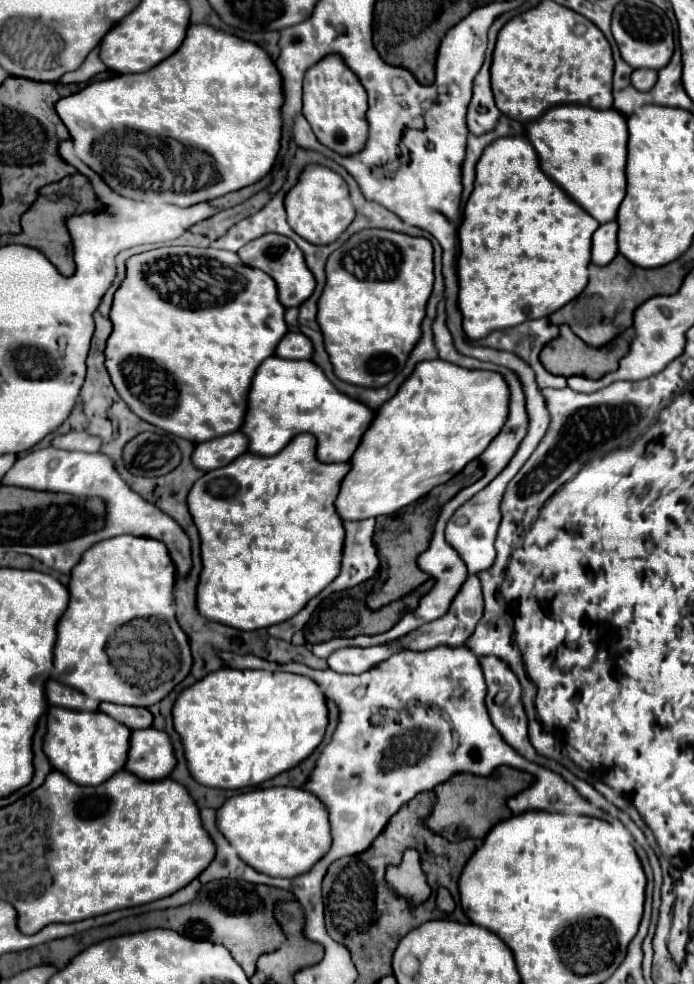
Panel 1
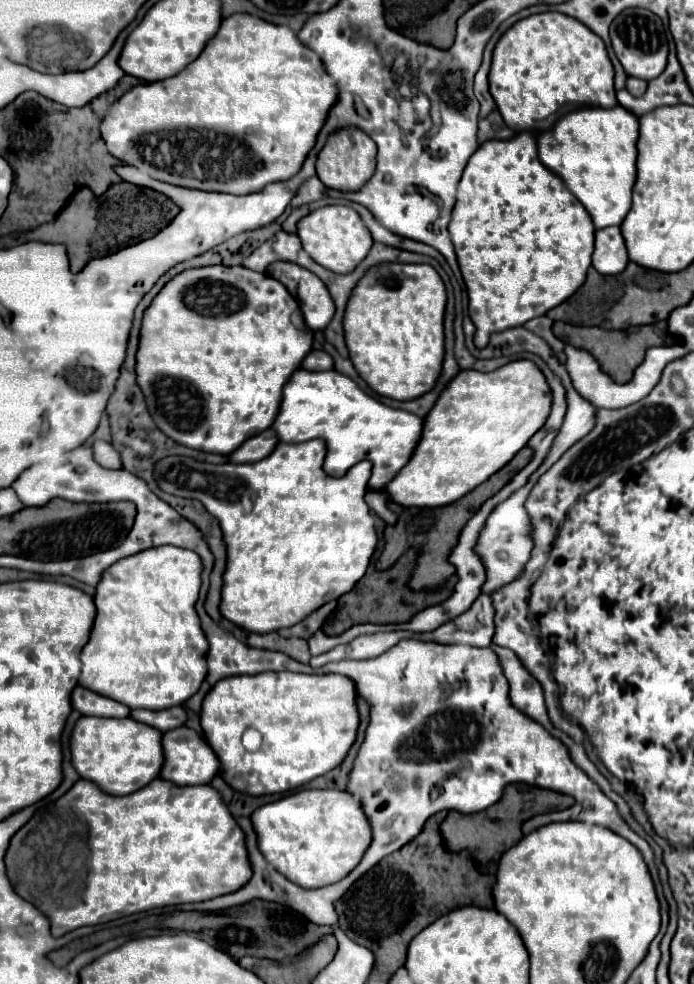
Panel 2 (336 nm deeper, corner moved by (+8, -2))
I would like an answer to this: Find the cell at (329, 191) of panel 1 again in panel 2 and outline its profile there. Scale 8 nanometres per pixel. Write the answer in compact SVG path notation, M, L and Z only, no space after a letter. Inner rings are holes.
M324 206L306 214L298 222L296 234L302 240L302 248L312 256L312 260L338 274L352 272L356 264L366 256L372 244L372 236L364 226L362 218L358 216L356 210L348 206Z

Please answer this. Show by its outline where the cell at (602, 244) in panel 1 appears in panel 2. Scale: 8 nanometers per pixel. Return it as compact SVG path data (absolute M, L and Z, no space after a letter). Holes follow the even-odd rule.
M608 226L596 230L596 246L592 254L592 266L600 274L618 274L626 268L628 254L620 226Z

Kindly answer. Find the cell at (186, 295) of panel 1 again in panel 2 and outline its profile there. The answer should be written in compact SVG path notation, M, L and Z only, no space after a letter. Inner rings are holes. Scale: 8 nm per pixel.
M200 266L200 268L188 268L180 274L176 274L170 282L164 284L164 288L154 296L152 304L144 310L142 316L142 328L140 328L140 342L136 352L136 382L146 398L148 412L154 420L154 424L172 440L176 440L182 446L212 452L212 454L230 454L234 448L238 448L244 440L250 436L256 436L256 432L262 432L270 428L274 422L280 400L282 400L282 386L290 378L294 370L300 368L302 358L312 348L312 330L306 326L302 312L298 308L298 302L288 294L284 284L274 280L268 274L254 272L244 266Z

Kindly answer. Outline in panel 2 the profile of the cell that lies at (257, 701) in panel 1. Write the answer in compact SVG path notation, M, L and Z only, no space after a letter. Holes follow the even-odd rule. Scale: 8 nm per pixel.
M262 672L262 674L254 674L254 676L232 676L232 678L224 678L220 682L216 682L216 686L212 686L212 690L204 696L202 700L202 710L200 710L200 726L204 732L204 738L208 742L208 746L214 750L218 764L220 764L220 776L222 780L244 794L250 796L262 796L262 794L276 794L276 792L286 792L286 790L294 790L322 774L326 774L328 770L336 768L342 758L346 756L346 752L350 750L354 738L356 738L356 728L358 728L358 712L356 712L356 692L354 692L354 682L346 676L338 676L338 674L324 674L324 676L316 676L316 674L296 674L296 672Z

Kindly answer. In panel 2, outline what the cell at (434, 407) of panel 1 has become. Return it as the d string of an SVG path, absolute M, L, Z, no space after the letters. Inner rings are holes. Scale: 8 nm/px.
M514 360L504 366L500 366L494 372L478 372L478 370L462 370L458 372L452 382L440 392L438 400L430 408L430 412L424 418L422 436L402 468L402 472L396 474L394 480L386 484L382 490L390 502L400 506L446 506L454 500L462 498L470 490L474 490L478 484L482 484L486 478L490 478L494 472L498 472L504 464L508 464L514 454L526 446L530 436L538 432L550 412L552 394L546 384L544 374L538 370L538 366L530 360Z

